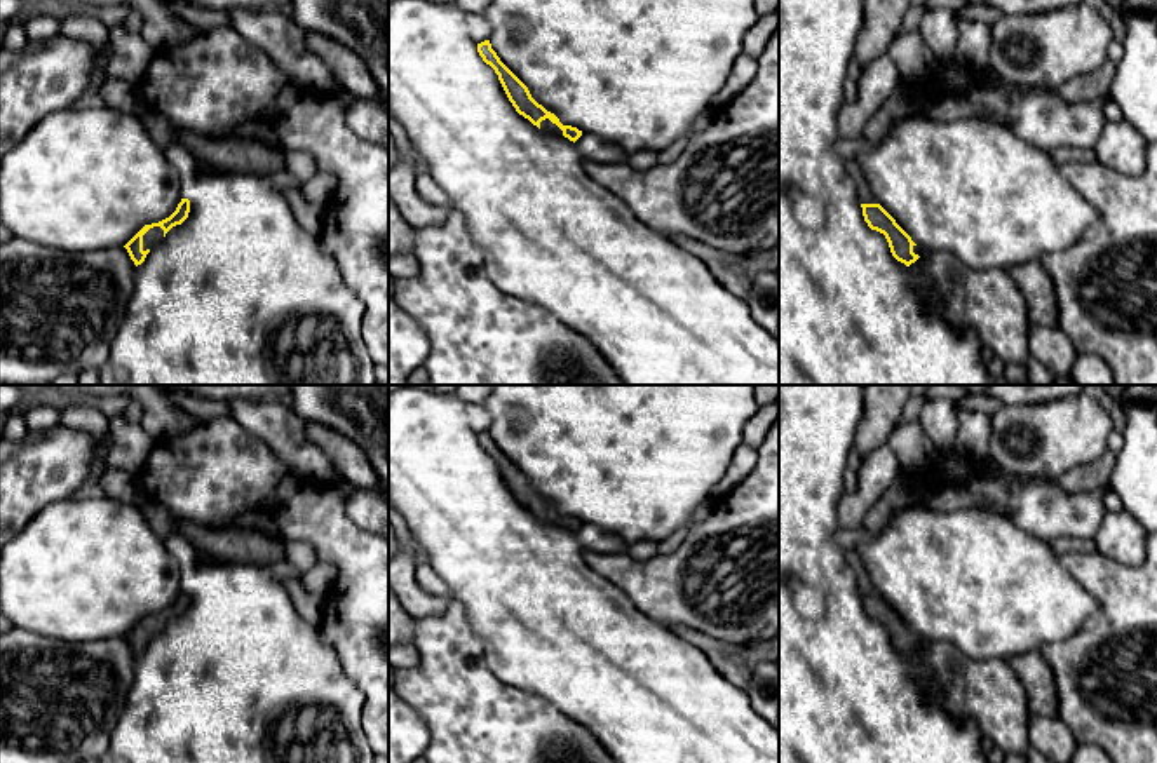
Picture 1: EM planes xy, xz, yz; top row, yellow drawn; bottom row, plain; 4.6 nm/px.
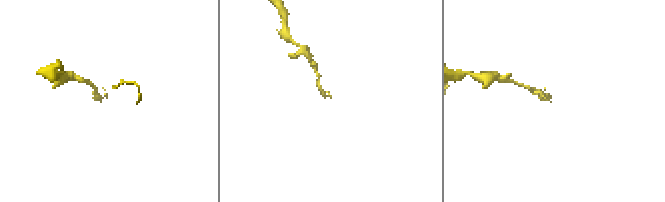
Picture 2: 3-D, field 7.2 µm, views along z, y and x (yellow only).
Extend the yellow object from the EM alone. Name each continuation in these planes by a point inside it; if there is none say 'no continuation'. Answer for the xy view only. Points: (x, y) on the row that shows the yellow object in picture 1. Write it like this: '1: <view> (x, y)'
1: xy (154, 236)

